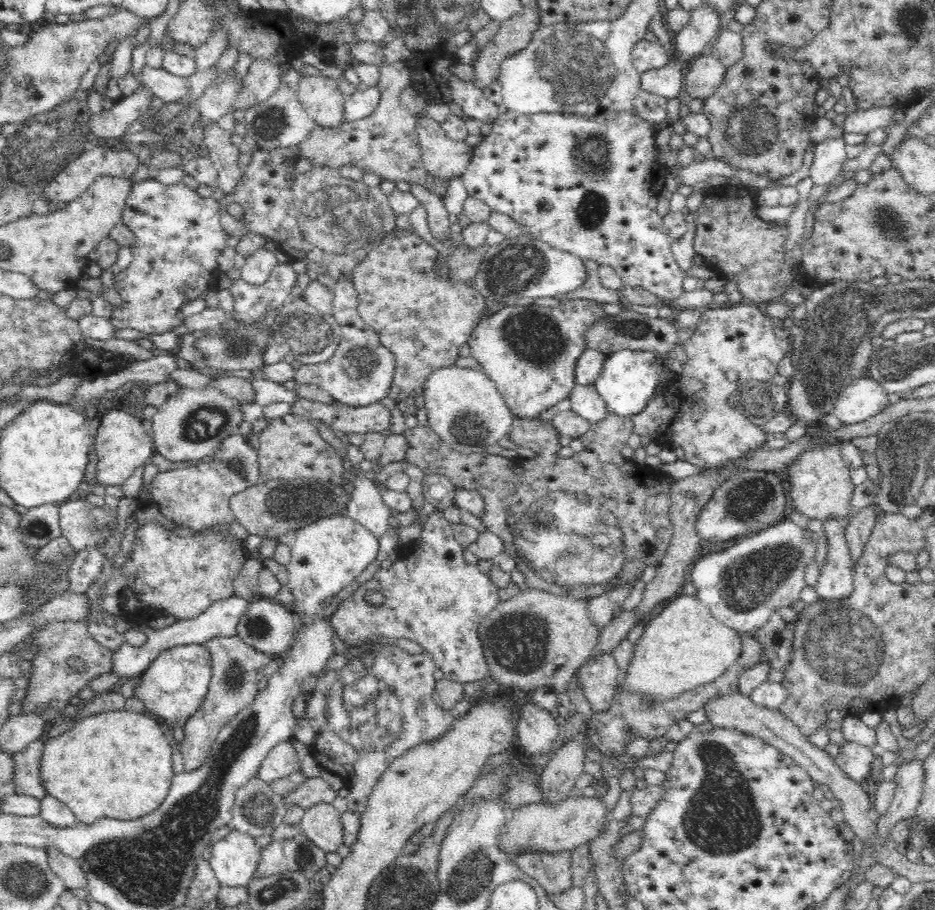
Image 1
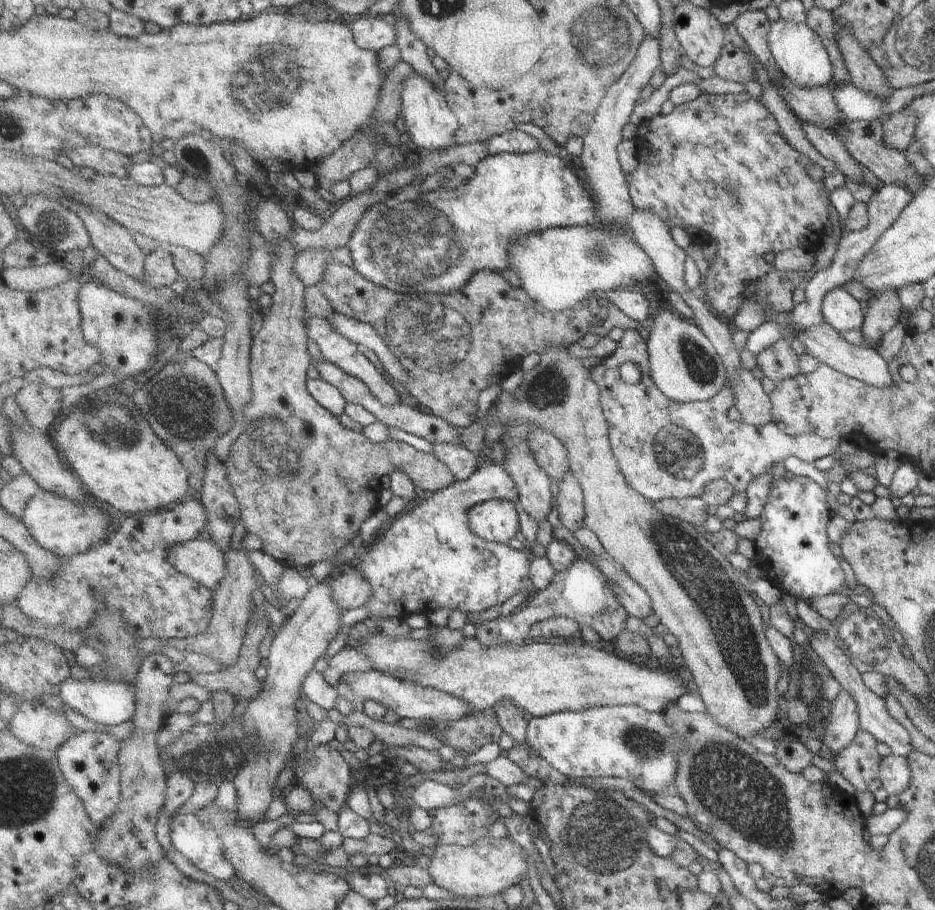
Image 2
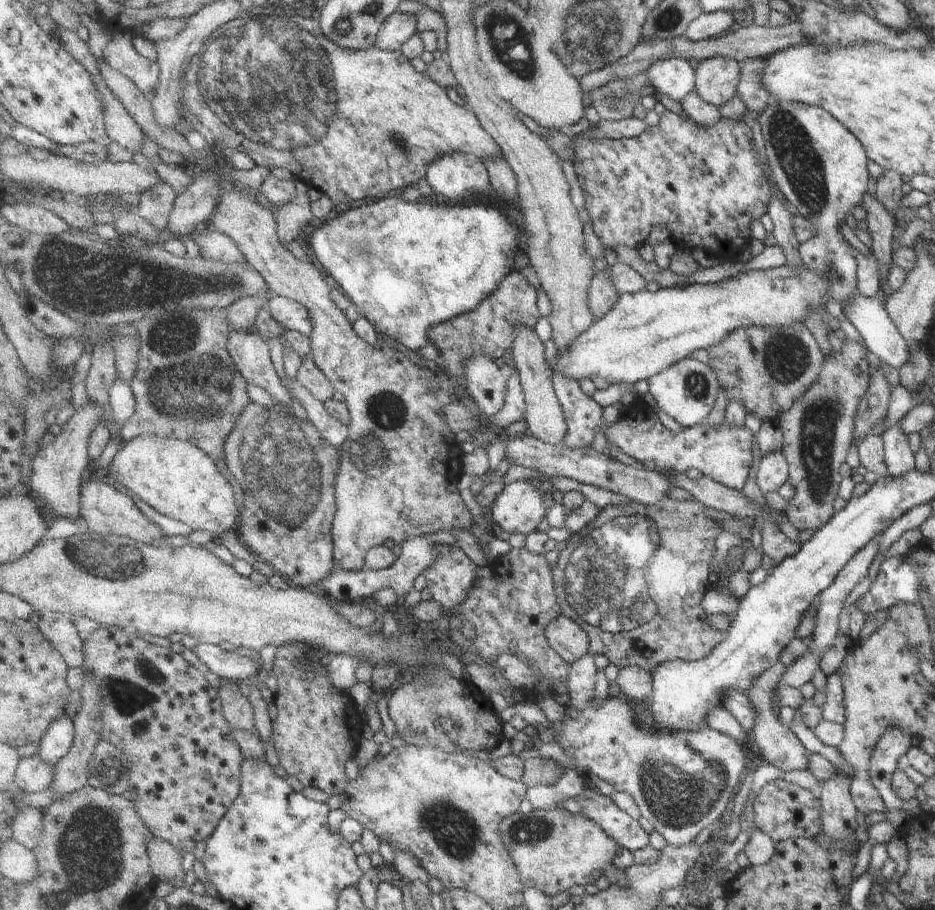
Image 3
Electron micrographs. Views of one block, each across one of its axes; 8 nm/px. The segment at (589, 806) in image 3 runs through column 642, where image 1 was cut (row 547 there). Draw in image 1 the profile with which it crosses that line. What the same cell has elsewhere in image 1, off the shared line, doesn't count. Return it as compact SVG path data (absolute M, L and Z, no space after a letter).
M828 519L823 522L821 531L826 538L826 558L819 570L818 582L813 587L820 598L826 600L841 600L849 596L853 588L852 568L853 558L846 538L845 526Z

